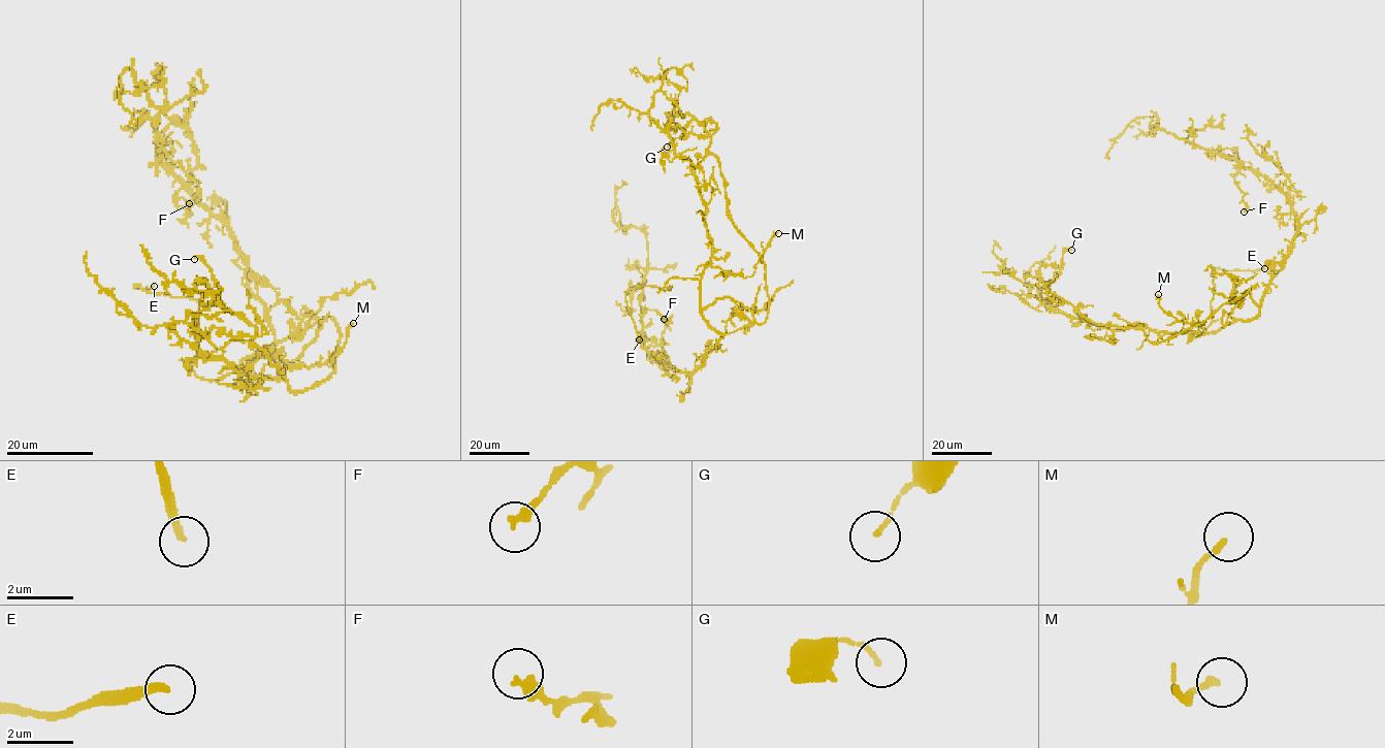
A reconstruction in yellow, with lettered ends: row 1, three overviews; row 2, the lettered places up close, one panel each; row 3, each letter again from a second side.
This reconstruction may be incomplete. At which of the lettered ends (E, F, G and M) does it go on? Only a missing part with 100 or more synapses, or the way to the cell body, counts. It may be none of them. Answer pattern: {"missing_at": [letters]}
{"missing_at": ["E"]}

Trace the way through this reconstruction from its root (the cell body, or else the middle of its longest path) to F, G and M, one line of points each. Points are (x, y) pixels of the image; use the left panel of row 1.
F: (274, 331), (267, 311), (248, 286), (236, 238), (165, 166), (158, 140), (198, 186), (189, 203)
G: (274, 331), (282, 343), (329, 316), (333, 370), (292, 392), (194, 259)
M: (274, 331), (268, 352), (242, 361), (242, 379), (252, 389), (283, 367), (329, 362), (353, 323)

